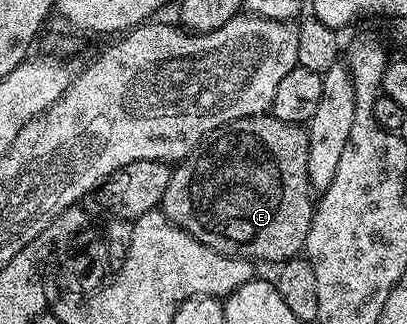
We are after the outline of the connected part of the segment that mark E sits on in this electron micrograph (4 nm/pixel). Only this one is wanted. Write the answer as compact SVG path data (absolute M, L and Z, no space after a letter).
M262 114L259 116L248 116L232 120L231 123L225 124L217 129L216 132L210 132L208 136L202 139L197 146L197 151L192 156L186 156L172 169L173 177L163 194L159 208L165 213L165 217L170 224L176 228L182 228L187 234L191 234L203 246L207 246L216 252L222 252L225 256L239 256L242 260L251 260L260 262L266 260L274 266L296 257L304 249L307 230L311 226L311 218L315 207L315 193L309 186L307 178L307 150L309 149L309 133L302 125L288 124L271 114Z

